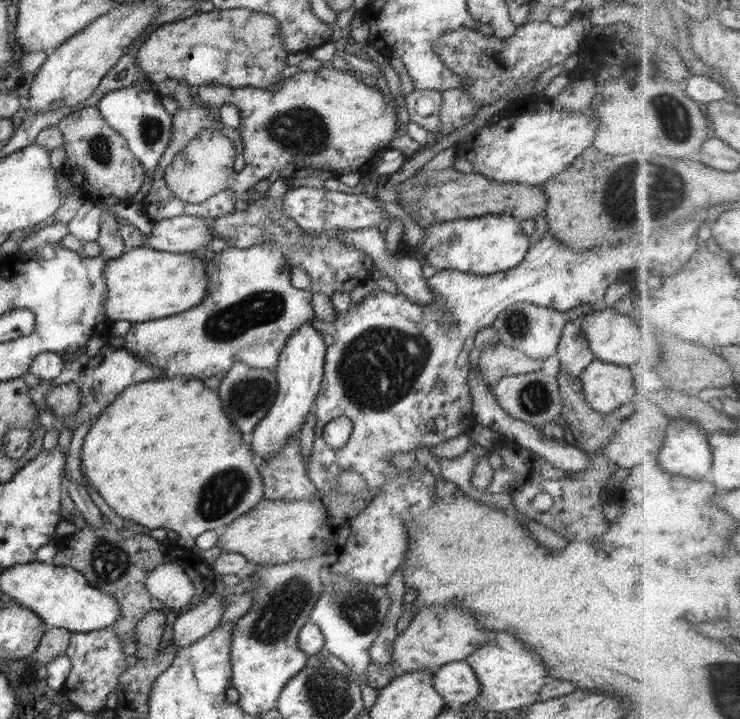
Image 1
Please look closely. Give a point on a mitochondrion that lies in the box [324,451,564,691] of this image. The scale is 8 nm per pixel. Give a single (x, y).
(359, 607)

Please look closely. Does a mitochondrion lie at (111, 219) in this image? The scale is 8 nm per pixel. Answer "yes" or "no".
no

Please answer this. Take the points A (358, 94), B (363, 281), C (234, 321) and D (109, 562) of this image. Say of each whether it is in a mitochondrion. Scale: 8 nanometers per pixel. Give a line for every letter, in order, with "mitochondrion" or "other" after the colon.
A: other
B: other
C: mitochondrion
D: mitochondrion

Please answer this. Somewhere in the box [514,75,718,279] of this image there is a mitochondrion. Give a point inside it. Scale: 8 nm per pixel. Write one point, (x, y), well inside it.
(665, 189)

